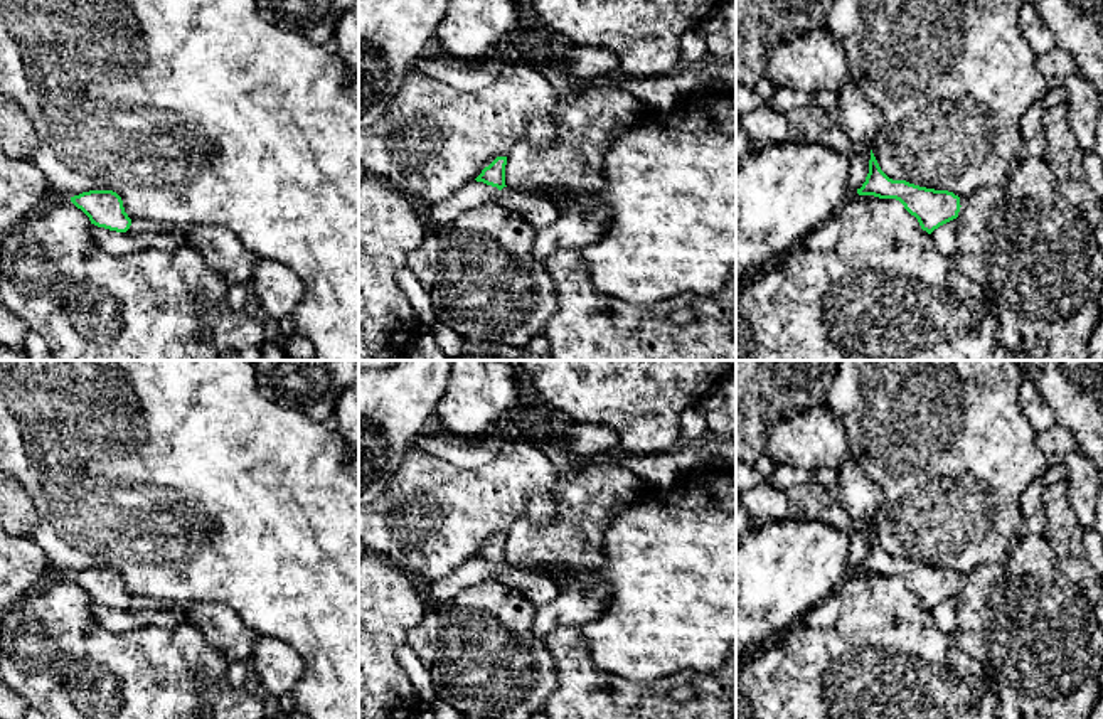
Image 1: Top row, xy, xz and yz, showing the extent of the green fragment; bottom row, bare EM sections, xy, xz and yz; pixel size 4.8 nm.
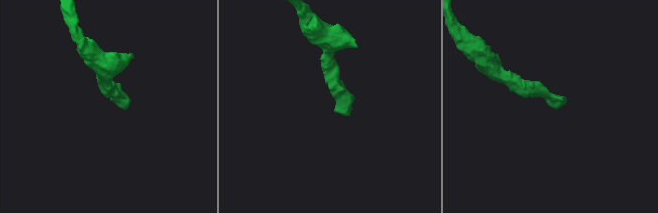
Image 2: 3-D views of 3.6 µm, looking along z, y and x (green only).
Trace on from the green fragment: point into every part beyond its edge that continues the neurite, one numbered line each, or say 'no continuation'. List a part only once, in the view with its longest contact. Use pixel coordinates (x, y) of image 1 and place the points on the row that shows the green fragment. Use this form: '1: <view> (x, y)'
1: xz (538, 211)

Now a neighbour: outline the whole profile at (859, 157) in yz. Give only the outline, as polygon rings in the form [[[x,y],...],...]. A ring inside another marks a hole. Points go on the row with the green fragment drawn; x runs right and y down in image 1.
[[[810,104],[788,113],[786,141],[810,141],[850,158],[849,189],[857,190],[869,173],[871,146],[852,143],[830,113]]]

